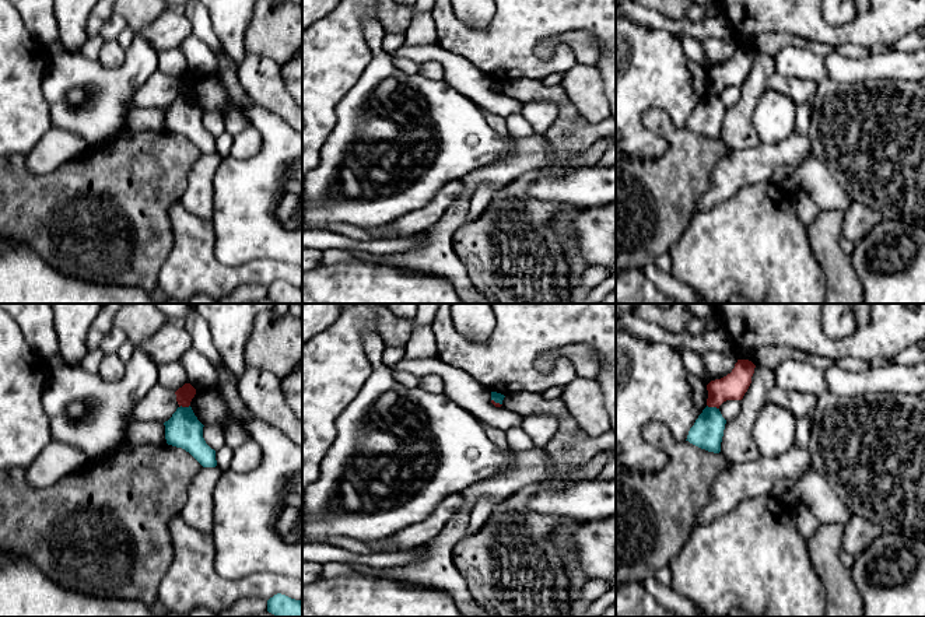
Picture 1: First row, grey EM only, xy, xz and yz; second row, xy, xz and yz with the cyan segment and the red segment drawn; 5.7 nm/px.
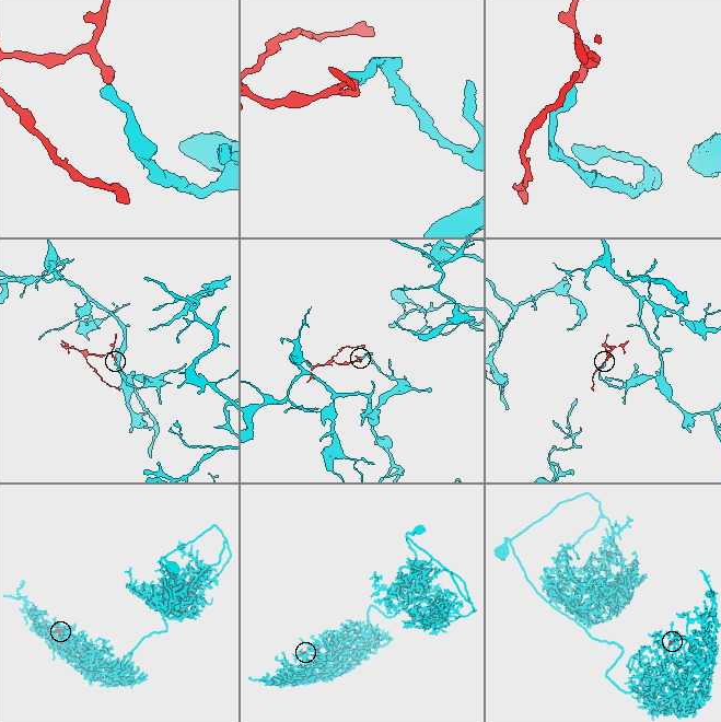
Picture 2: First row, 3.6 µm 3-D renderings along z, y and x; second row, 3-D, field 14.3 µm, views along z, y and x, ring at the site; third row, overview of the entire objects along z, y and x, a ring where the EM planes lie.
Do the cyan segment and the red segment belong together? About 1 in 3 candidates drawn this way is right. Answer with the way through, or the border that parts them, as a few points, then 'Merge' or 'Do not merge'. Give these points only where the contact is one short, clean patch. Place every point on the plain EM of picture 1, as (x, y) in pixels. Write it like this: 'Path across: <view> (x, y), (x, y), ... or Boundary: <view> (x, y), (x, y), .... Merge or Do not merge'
Boundary: yz (707, 91), (718, 95). Do not merge

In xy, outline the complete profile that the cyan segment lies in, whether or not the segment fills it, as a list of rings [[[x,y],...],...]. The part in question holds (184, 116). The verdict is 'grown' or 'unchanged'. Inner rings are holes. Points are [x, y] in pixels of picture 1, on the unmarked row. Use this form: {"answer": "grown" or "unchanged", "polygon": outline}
{"answer": "unchanged", "polygon": [[[178,94],[172,104],[164,109],[168,132],[189,139],[203,154],[216,154],[216,137],[203,125],[203,111],[192,94]]]}

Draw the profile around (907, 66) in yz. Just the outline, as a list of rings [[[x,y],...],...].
[[[925,49],[893,50],[854,59],[835,52],[824,57],[827,78],[841,84],[866,80],[919,81],[925,78]]]

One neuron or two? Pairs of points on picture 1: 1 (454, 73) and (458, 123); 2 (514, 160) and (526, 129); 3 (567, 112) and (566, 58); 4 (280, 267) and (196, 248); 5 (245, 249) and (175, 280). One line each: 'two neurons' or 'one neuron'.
1: two neurons
2: two neurons
3: two neurons
4: one neuron
5: two neurons

